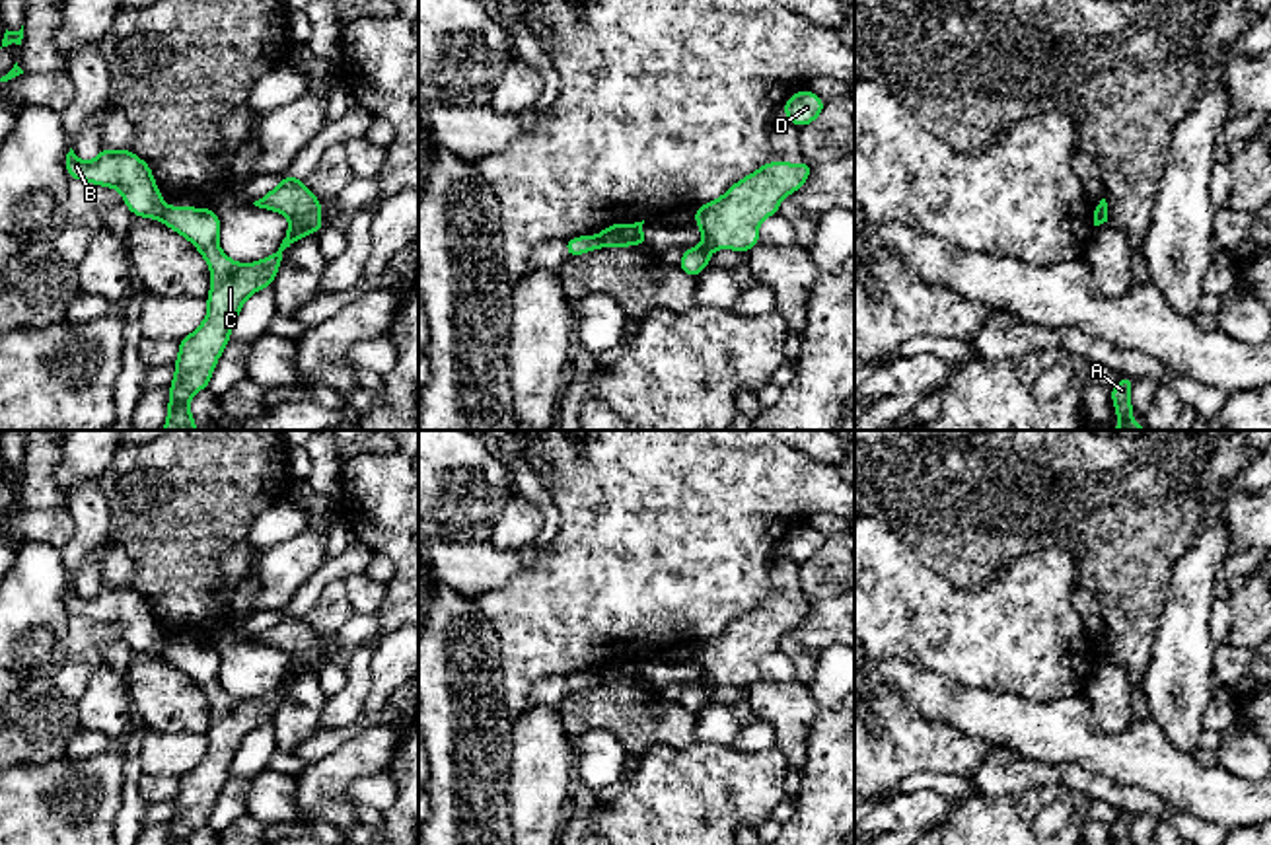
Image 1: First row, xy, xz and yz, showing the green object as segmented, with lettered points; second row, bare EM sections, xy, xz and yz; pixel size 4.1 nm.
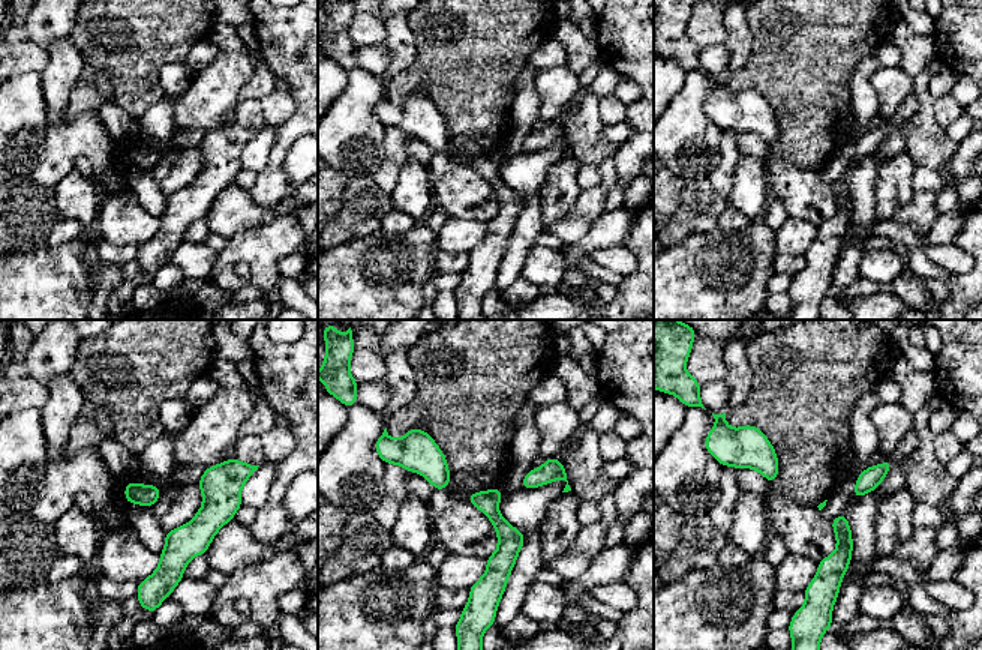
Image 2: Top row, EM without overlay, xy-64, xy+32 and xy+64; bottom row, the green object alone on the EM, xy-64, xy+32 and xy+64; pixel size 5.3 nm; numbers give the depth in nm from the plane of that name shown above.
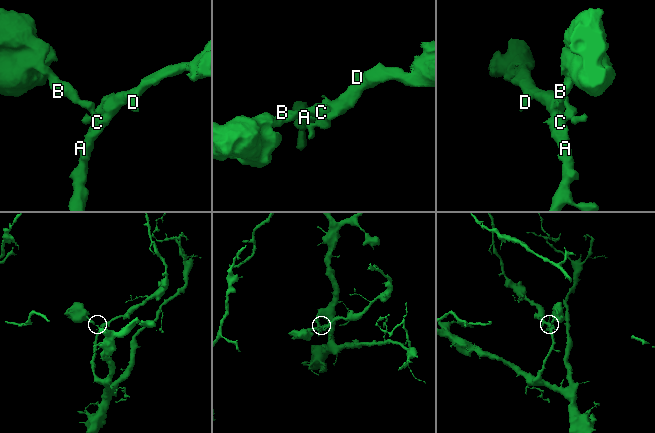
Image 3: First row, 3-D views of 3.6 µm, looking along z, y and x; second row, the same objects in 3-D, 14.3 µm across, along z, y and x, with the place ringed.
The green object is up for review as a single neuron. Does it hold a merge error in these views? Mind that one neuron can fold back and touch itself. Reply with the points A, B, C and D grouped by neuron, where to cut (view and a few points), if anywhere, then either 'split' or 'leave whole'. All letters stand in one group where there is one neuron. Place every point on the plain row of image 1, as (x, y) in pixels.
groups A C D / B; cut xy (164, 641), (158, 655); split

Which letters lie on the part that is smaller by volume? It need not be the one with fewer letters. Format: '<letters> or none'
B

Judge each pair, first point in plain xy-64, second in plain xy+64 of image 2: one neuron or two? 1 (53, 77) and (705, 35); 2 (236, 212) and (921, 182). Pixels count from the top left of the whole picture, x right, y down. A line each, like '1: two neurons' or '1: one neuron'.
1: two neurons
2: two neurons

